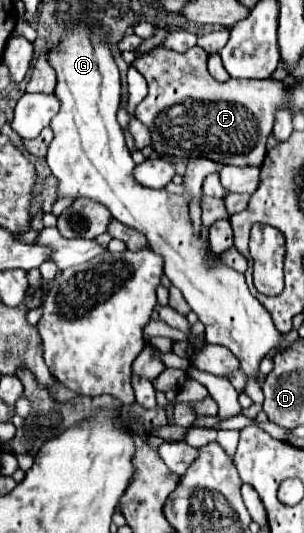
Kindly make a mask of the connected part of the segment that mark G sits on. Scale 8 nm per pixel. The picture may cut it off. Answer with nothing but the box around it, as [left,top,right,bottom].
[47,18,285,404]

